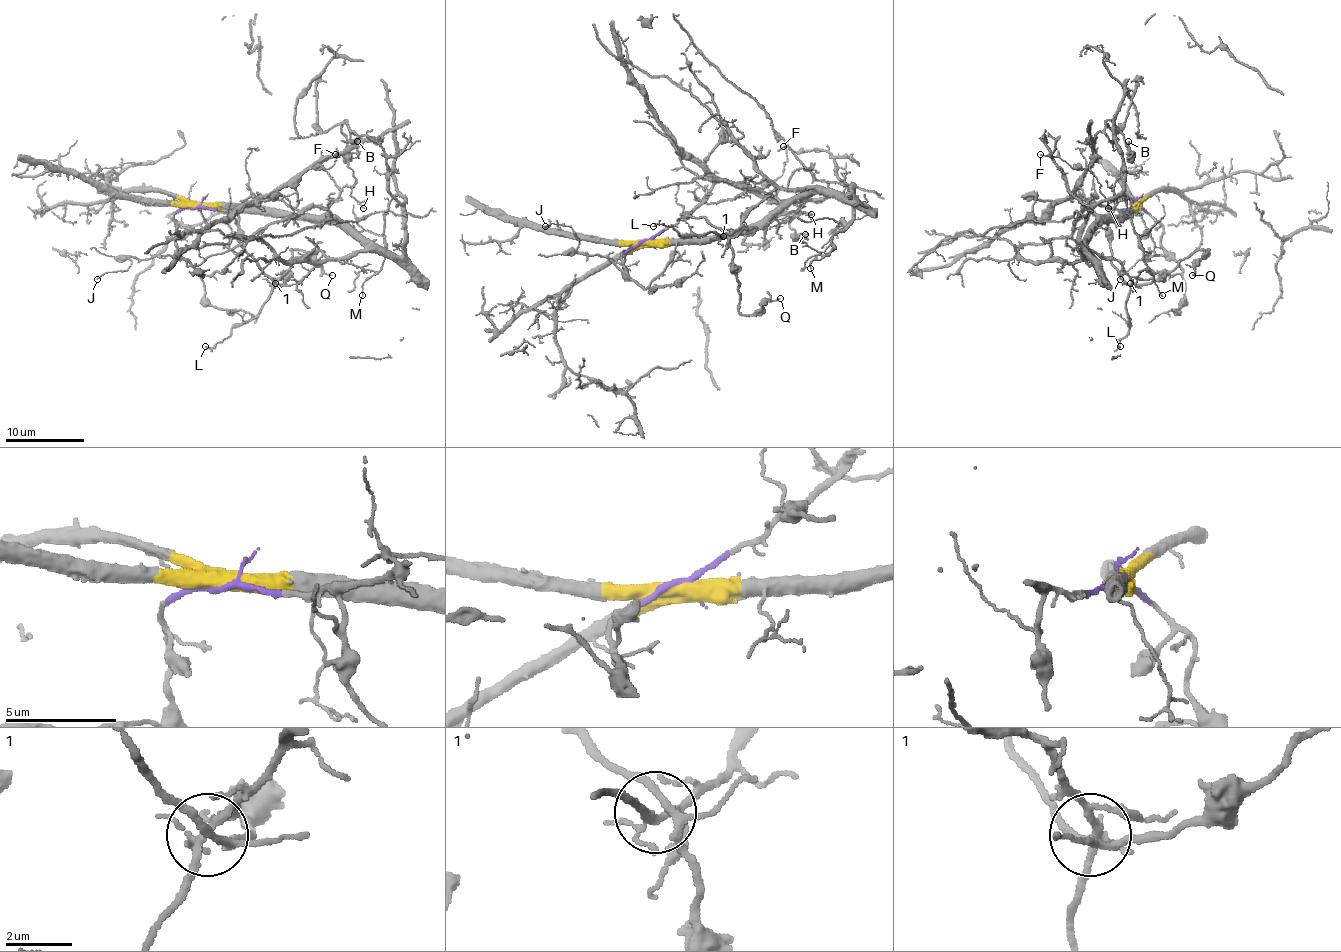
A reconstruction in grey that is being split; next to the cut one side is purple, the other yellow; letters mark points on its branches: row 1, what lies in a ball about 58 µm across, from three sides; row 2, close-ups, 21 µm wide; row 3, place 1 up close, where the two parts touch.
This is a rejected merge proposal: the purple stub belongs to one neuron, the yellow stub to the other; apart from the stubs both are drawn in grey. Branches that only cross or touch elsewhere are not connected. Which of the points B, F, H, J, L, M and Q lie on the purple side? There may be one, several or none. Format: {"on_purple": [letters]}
{"on_purple": ["B", "F", "H", "J", "Q"]}

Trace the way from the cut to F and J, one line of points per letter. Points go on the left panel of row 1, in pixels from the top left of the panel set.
F: (195, 208), (225, 210), (259, 202), (294, 182), (308, 168), (328, 168), (336, 160), (336, 155)
J: (195, 208), (181, 208), (174, 216), (174, 256), (130, 256), (126, 271), (96, 279)

